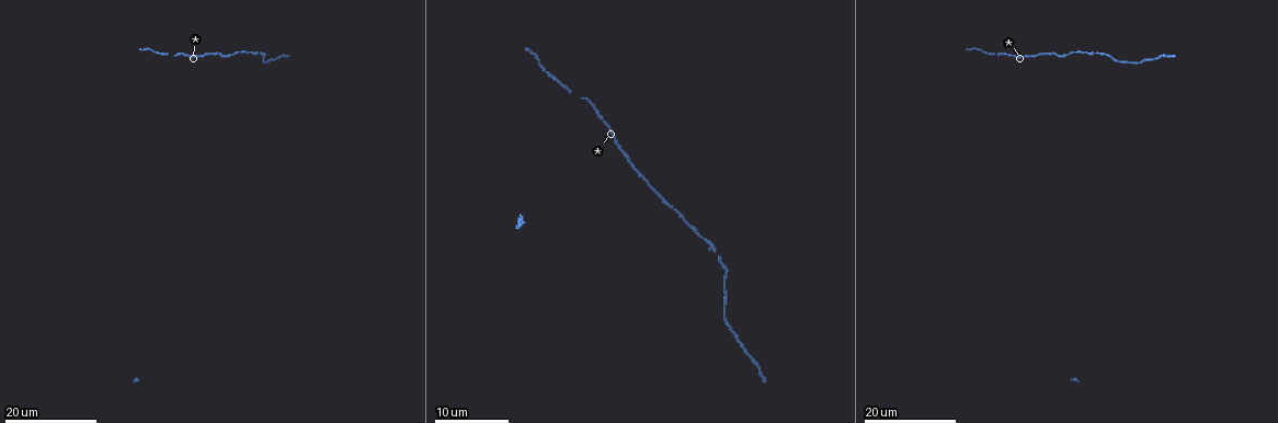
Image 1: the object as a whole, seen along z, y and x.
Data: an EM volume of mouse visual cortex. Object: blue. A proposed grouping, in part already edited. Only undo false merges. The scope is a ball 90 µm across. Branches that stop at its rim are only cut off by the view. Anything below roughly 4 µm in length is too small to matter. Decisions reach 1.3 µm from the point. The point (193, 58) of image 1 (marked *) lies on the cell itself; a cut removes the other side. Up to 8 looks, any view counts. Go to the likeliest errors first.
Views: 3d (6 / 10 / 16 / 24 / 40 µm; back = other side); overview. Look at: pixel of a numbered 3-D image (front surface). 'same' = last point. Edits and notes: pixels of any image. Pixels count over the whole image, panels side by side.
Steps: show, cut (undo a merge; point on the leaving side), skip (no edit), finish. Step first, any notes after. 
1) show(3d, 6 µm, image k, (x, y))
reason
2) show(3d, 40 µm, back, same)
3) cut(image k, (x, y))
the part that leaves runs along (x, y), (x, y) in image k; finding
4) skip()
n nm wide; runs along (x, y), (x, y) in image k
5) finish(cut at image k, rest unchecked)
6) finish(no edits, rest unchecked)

show(3d, 24 µm, image 1, (1108, 54))
thick turns thin

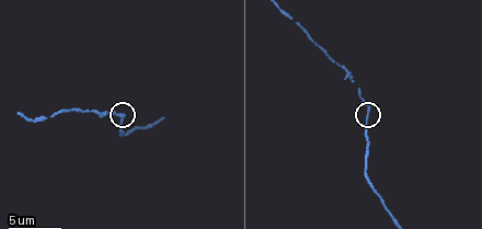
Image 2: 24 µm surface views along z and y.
show(3d, 10 µm, image 2, (366, 113))

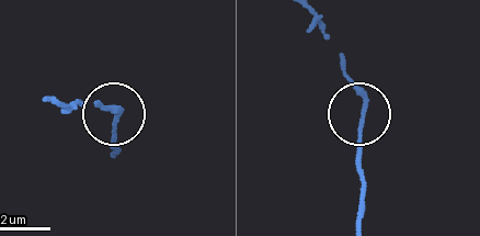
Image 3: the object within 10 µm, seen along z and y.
skip()
runs along (308, 14), (363, 102), (358, 163) in image 3; all the same cell

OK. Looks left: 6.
show(3d, 10 µm, image 2, (29, 121))
calibre changes

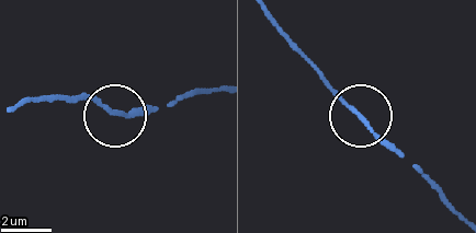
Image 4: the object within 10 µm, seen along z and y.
skip()
150 nm wide; runs along (10, 107), (46, 97), (90, 97), (121, 116), (157, 109) in image 4; all the same cell

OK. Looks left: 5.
show(3d, 16 µm, image 2, (364, 164))
narrows sharply

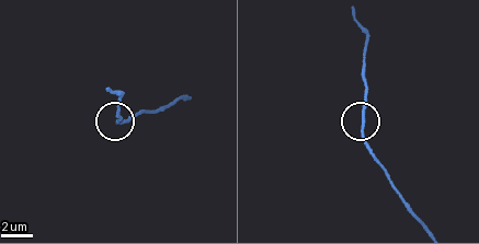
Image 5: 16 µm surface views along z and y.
skip()
runs along (352, 18), (367, 41), (363, 139), (374, 157) in image 5; all the same cell

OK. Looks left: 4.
show(3d, 6 µm, image 2, (91, 109))
calibre changes

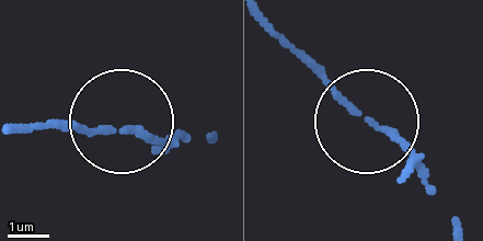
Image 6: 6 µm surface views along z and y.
skip()
runs along (19, 128), (214, 139) in image 6; all the same cell

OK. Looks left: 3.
finish(no edits, rest unchecked)

